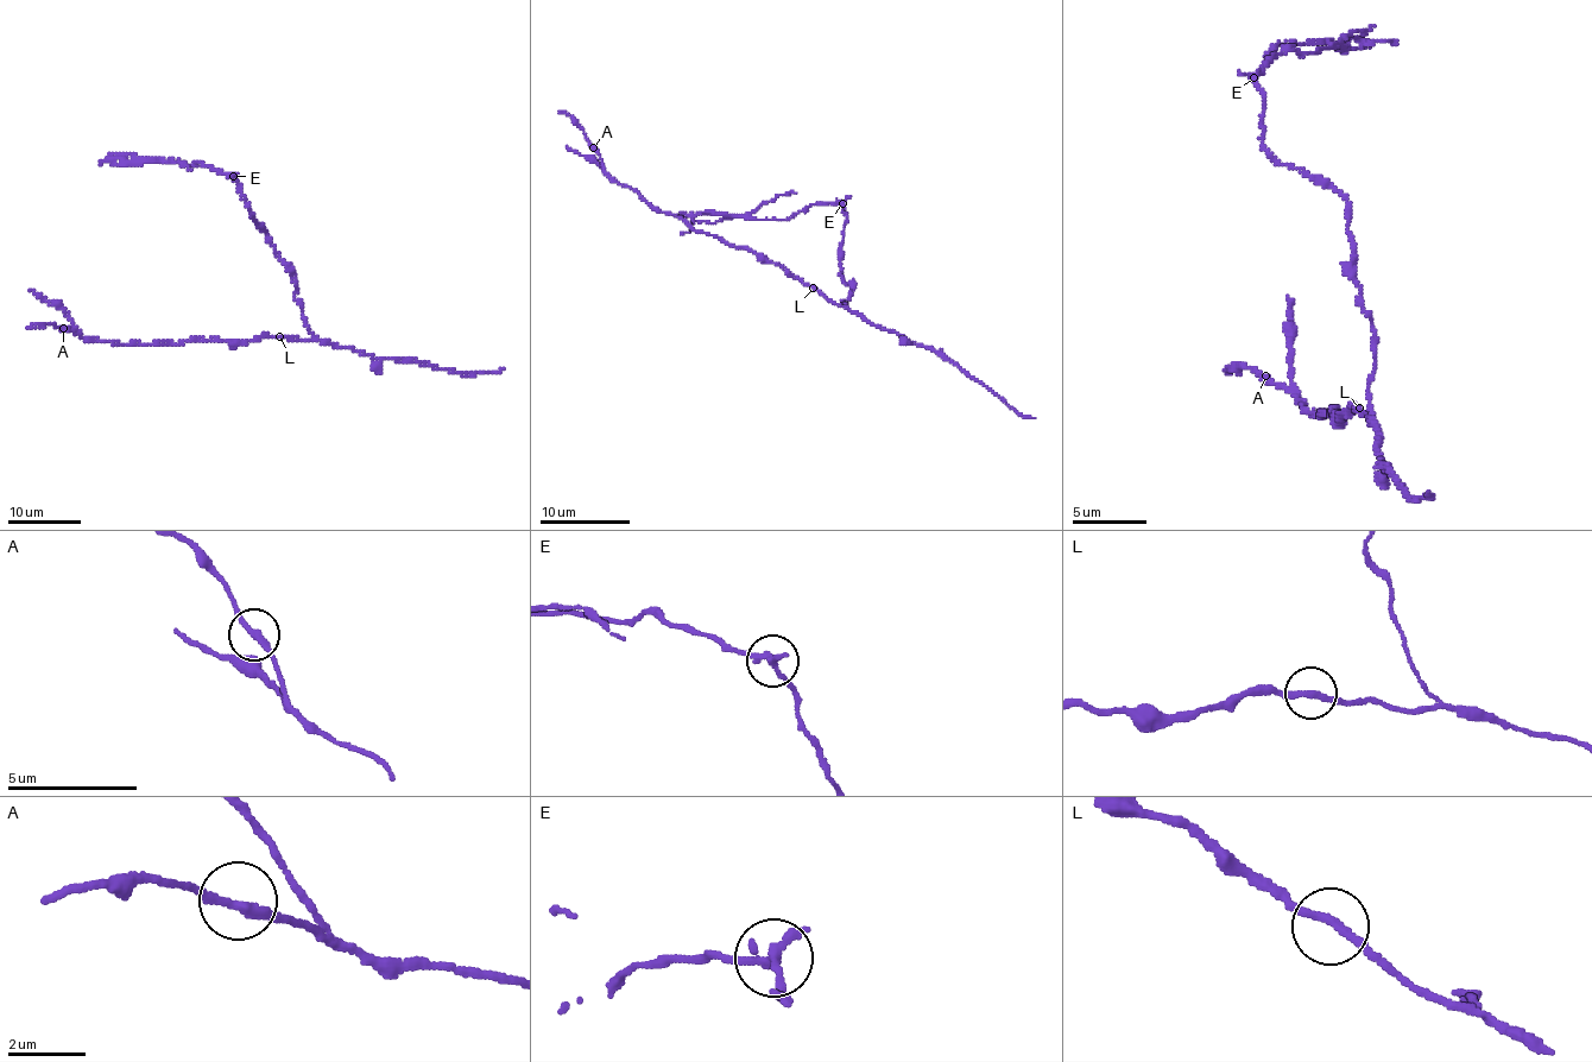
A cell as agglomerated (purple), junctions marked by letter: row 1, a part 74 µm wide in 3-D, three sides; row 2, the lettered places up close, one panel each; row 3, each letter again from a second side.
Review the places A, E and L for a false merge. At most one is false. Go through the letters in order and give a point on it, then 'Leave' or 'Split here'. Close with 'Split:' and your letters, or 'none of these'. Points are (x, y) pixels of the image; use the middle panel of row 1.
A: Place: (593, 147). Leave
E: Place: (842, 203). Split here
L: Place: (813, 288). Leave
Split: E

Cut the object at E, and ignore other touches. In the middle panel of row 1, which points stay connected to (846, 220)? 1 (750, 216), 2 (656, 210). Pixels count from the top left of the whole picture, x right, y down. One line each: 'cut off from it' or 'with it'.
1: cut off from it
2: with it

